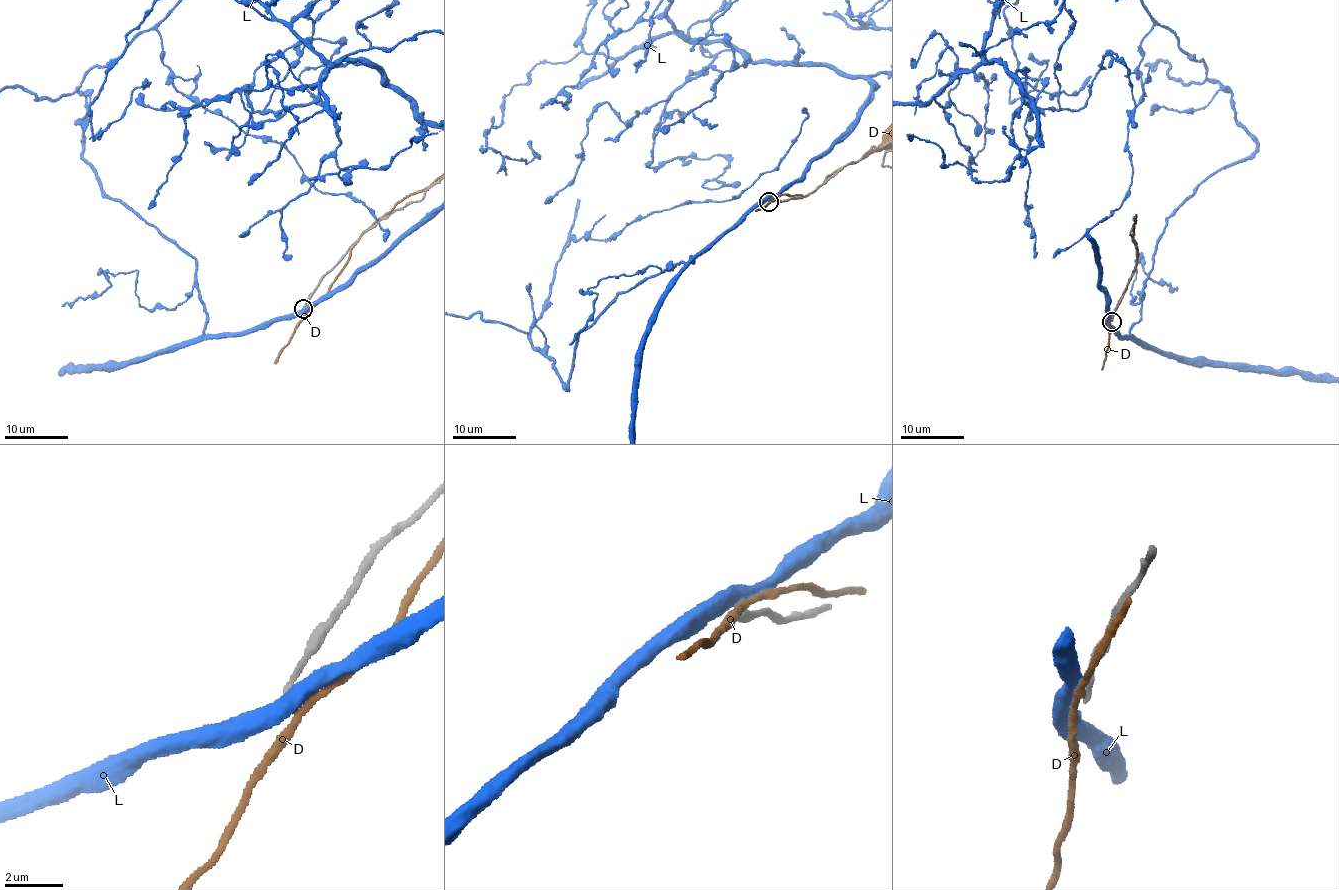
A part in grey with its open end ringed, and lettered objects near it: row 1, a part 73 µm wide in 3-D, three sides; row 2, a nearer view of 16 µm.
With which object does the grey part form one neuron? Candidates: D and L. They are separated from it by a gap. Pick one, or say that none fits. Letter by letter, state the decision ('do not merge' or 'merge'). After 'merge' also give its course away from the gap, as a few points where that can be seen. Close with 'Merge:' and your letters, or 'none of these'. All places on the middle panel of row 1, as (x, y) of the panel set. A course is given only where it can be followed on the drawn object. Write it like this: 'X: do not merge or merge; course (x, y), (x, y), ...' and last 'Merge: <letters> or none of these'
D: do not merge
L: do not merge
Merge: none of these

